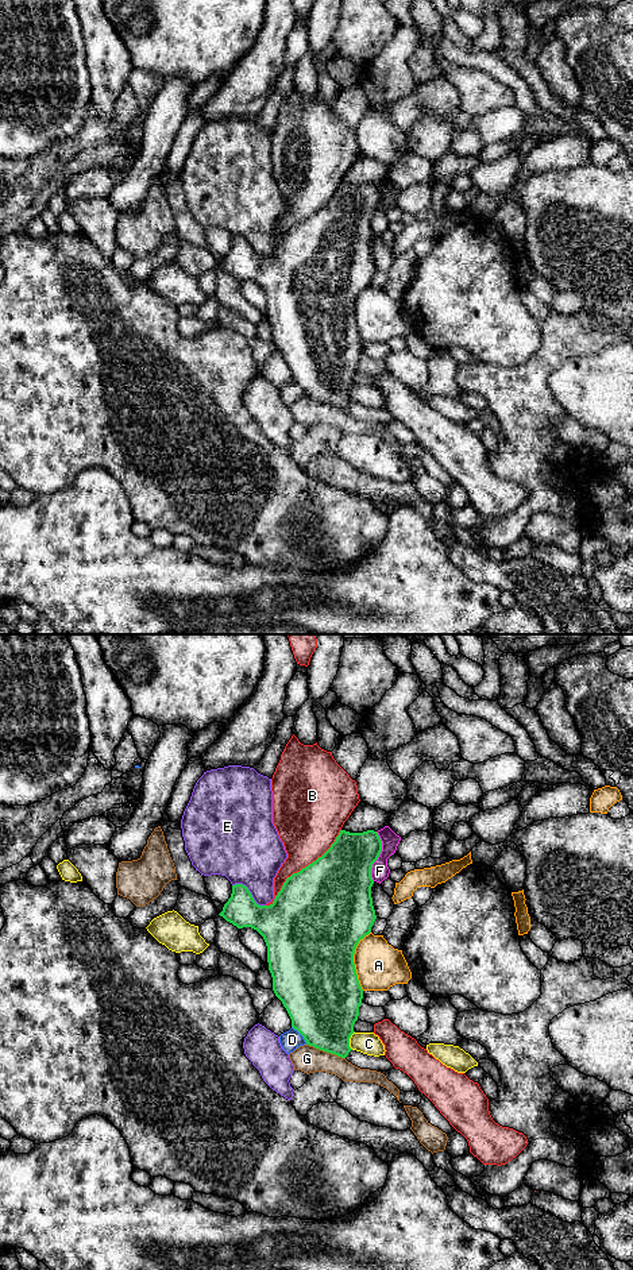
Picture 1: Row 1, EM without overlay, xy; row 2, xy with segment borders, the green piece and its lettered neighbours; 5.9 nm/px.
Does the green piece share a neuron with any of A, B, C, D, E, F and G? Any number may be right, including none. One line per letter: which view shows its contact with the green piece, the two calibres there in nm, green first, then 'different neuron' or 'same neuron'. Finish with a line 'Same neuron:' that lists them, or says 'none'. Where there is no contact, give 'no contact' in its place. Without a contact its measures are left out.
A: meets green in xy; 500 nm thick on the green side, 280 nm on the other; different neuron
B: meets green in xy; 500 nm thick on the green side, 340 nm on the other; different neuron
C: meets green in xy; 400 nm thick on the green side, 130 nm on the other; different neuron
D: meets green in xy; 440 nm thick on the green side, 120 nm on the other; different neuron
E: meets green in xy; 240 nm thick on the green side, 400 nm on the other; different neuron
F: meets green in xy; 360 nm thick on the green side, 110 nm on the other; different neuron
G: meets green in xy; 400 nm thick on the green side, 160 nm on the other; different neuron
Same neuron: none

